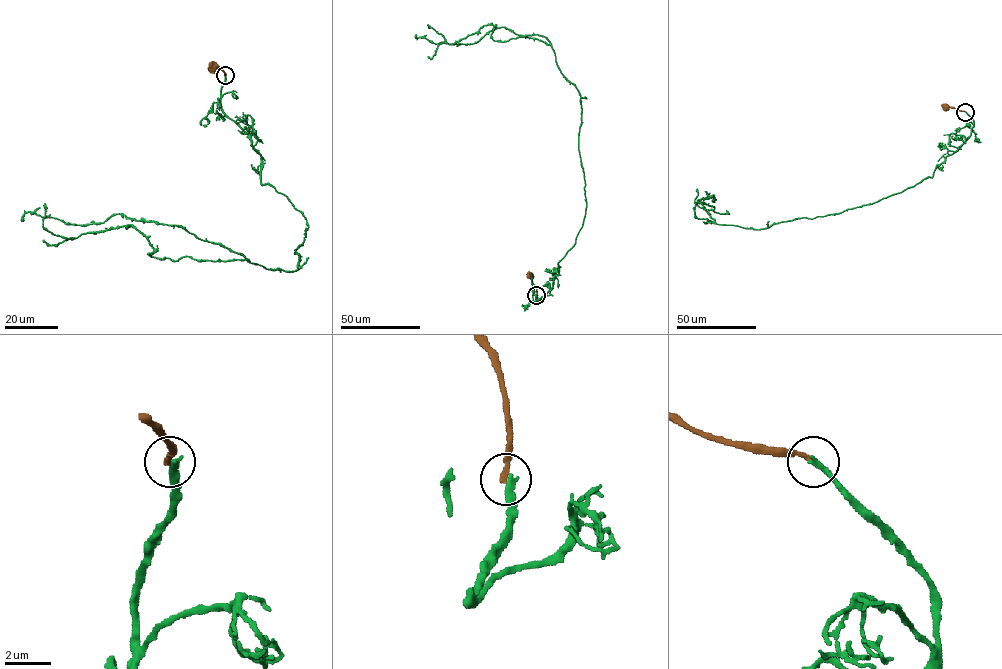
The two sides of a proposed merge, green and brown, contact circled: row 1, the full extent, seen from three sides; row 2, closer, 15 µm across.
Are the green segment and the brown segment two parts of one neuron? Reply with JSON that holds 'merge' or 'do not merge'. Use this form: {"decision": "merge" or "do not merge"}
{"decision": "do not merge"}

